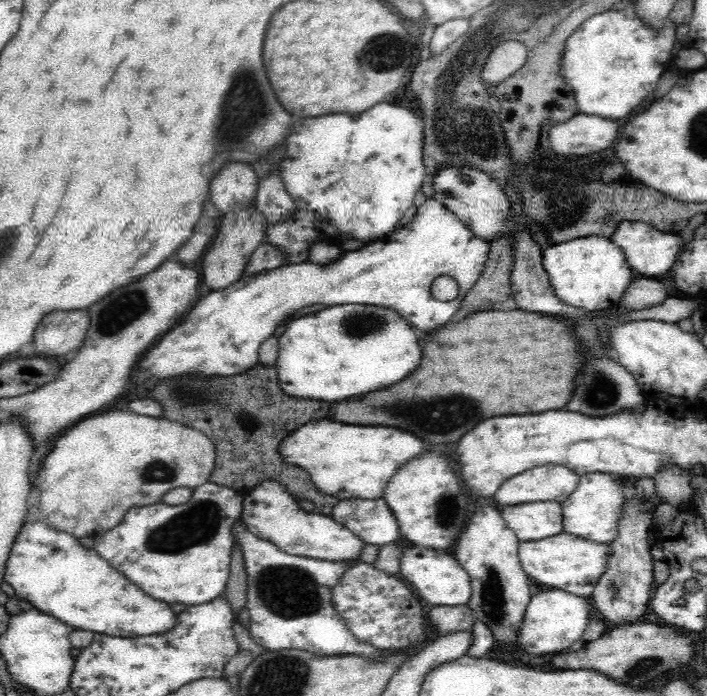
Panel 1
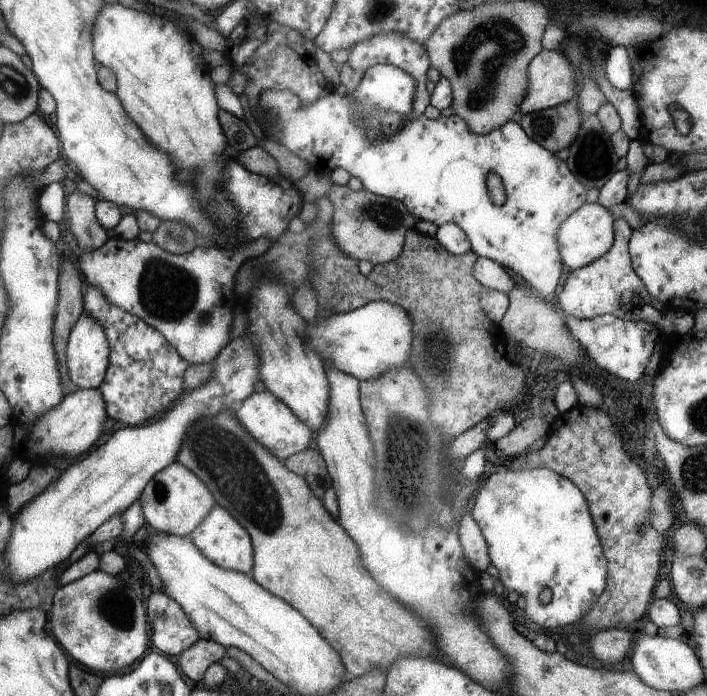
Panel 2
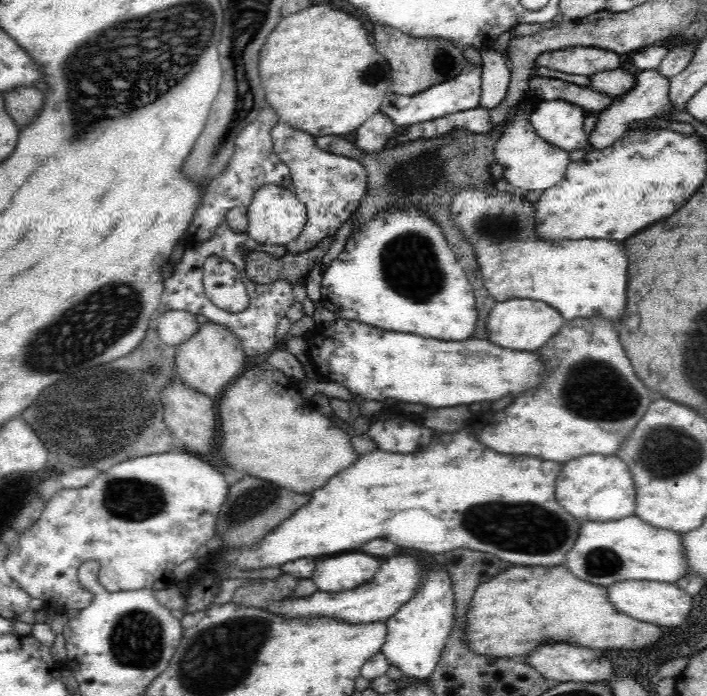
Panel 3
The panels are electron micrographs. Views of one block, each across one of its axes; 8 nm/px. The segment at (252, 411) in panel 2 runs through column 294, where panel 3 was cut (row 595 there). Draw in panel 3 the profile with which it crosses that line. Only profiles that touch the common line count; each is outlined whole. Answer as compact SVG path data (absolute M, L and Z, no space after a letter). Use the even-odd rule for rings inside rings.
M424 562L424 580L422 588L416 592L416 596L406 602L392 618L386 620L388 638L382 646L382 654L388 658L392 666L396 666L404 676L408 678L420 678L428 680L436 664L440 660L440 654L444 652L450 632L454 628L456 608L454 608L454 590L450 582L450 574L444 570L444 564L440 562Z

